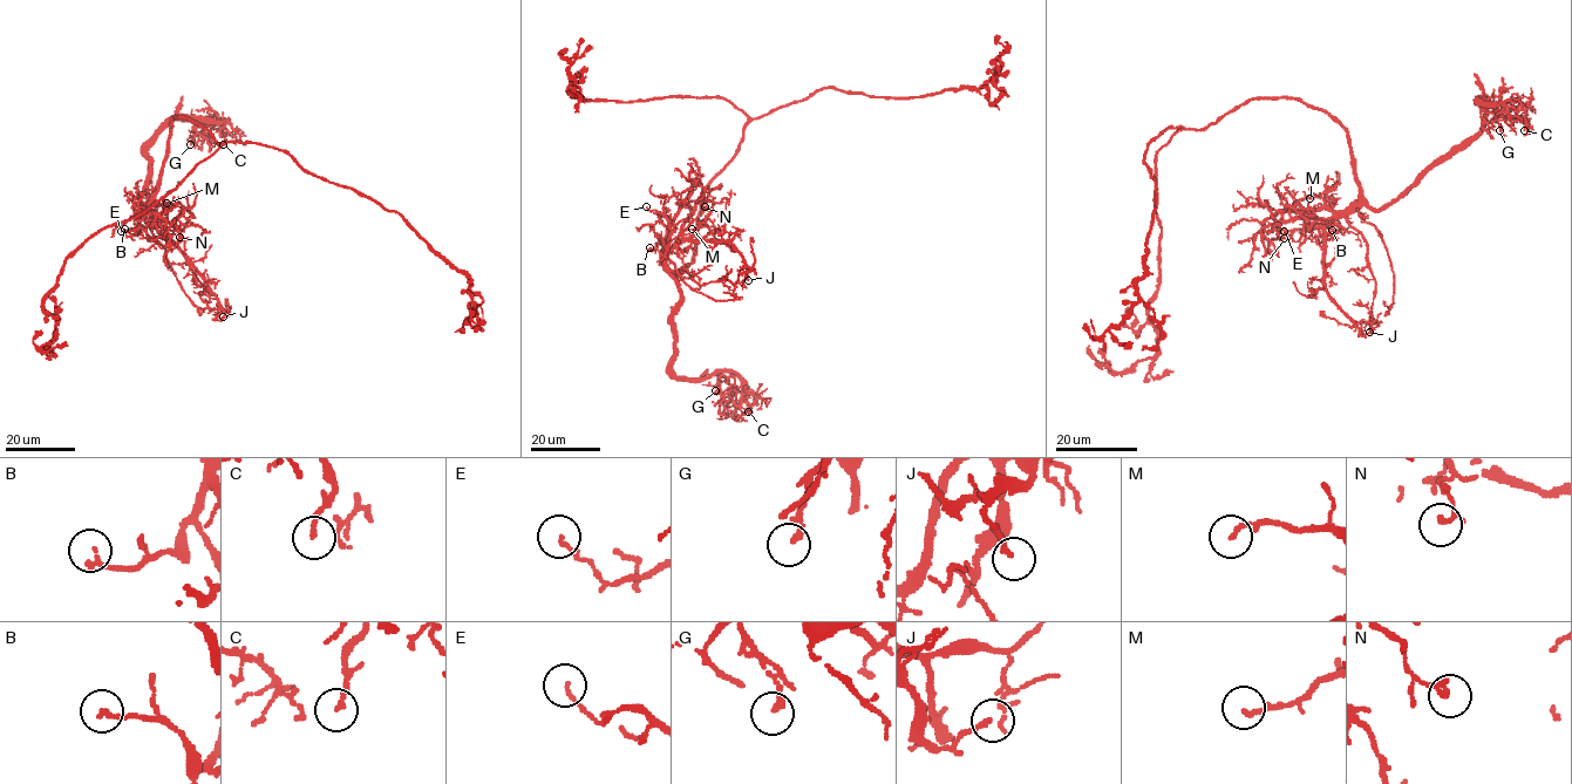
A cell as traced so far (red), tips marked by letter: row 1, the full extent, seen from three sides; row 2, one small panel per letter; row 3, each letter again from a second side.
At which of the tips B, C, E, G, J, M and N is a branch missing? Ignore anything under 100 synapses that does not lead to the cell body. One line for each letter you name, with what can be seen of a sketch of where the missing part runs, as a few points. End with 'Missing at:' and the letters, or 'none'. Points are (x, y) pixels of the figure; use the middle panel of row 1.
Missing at: none

